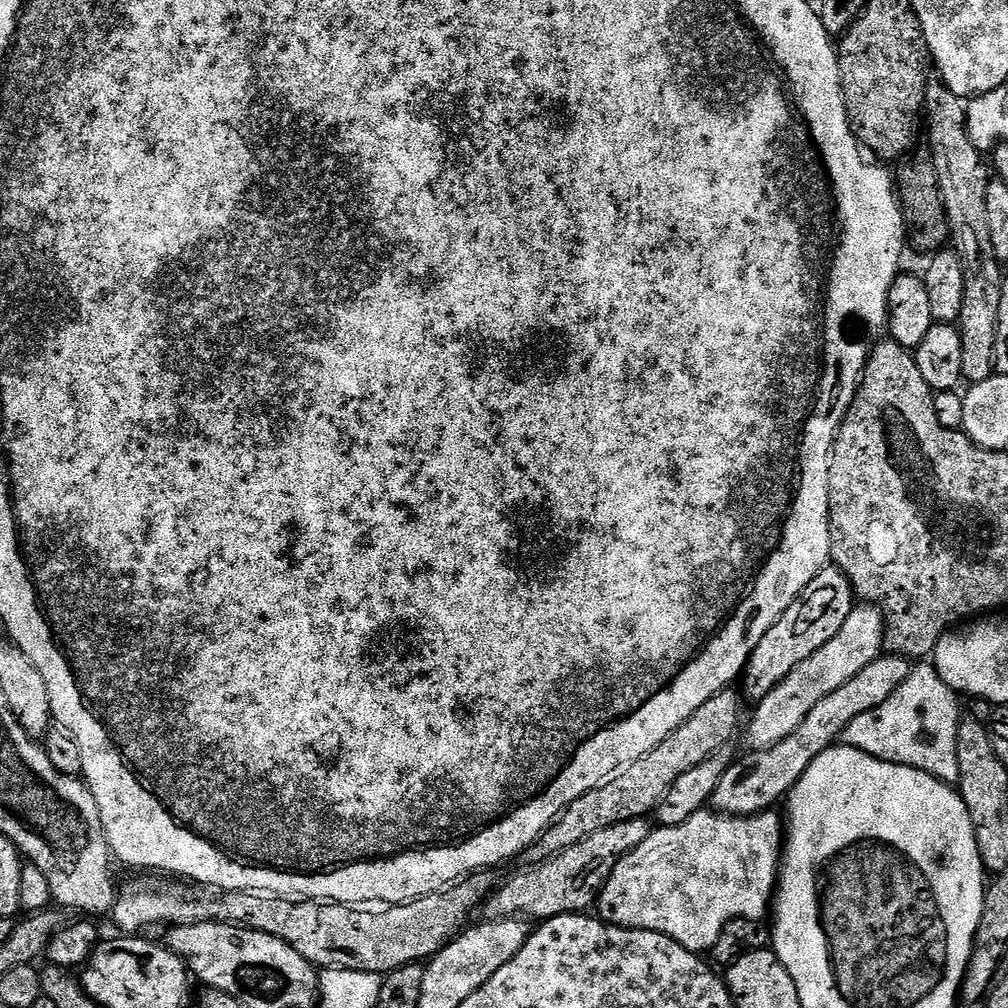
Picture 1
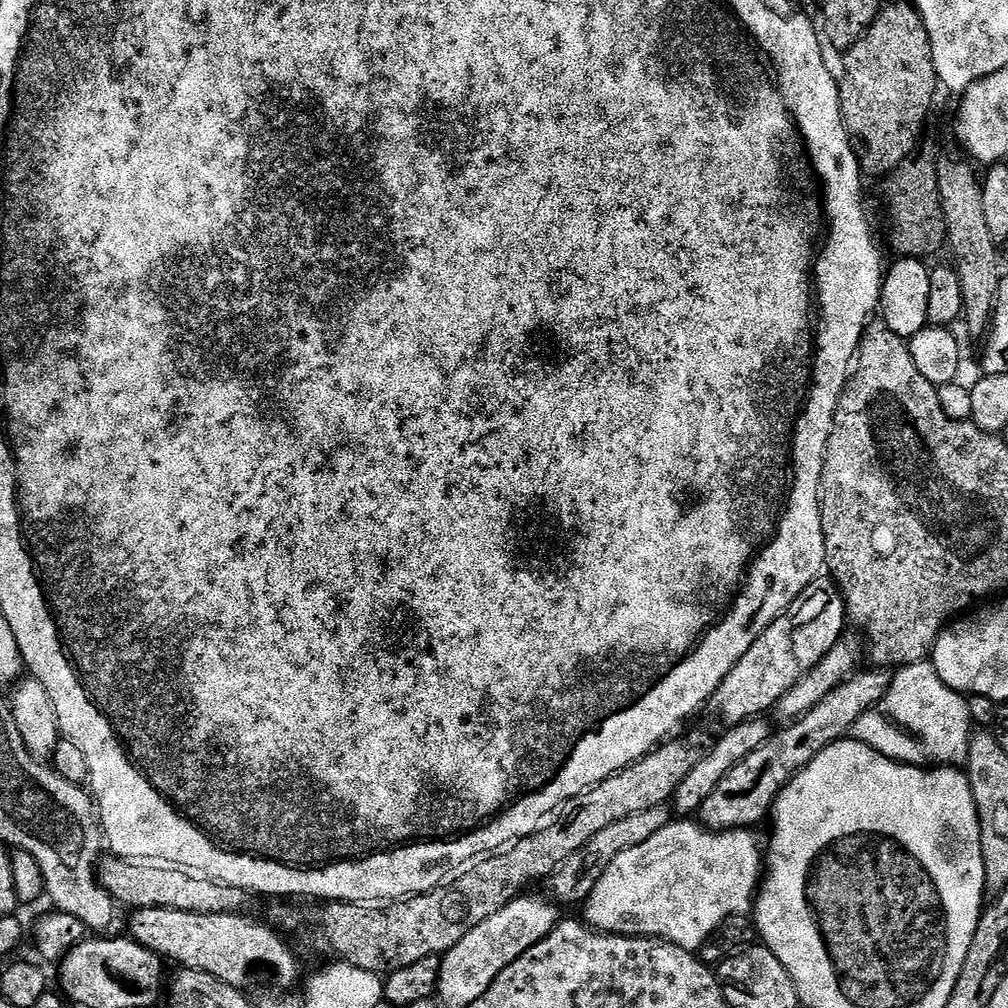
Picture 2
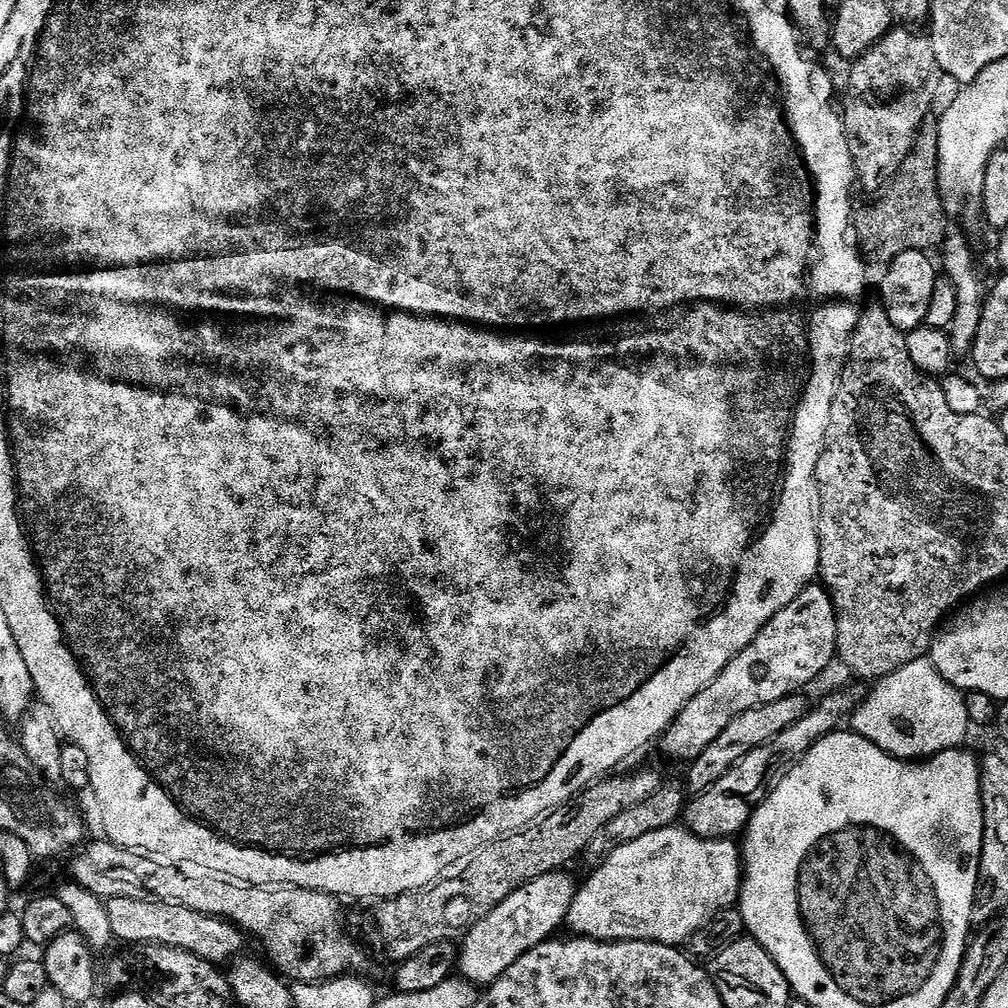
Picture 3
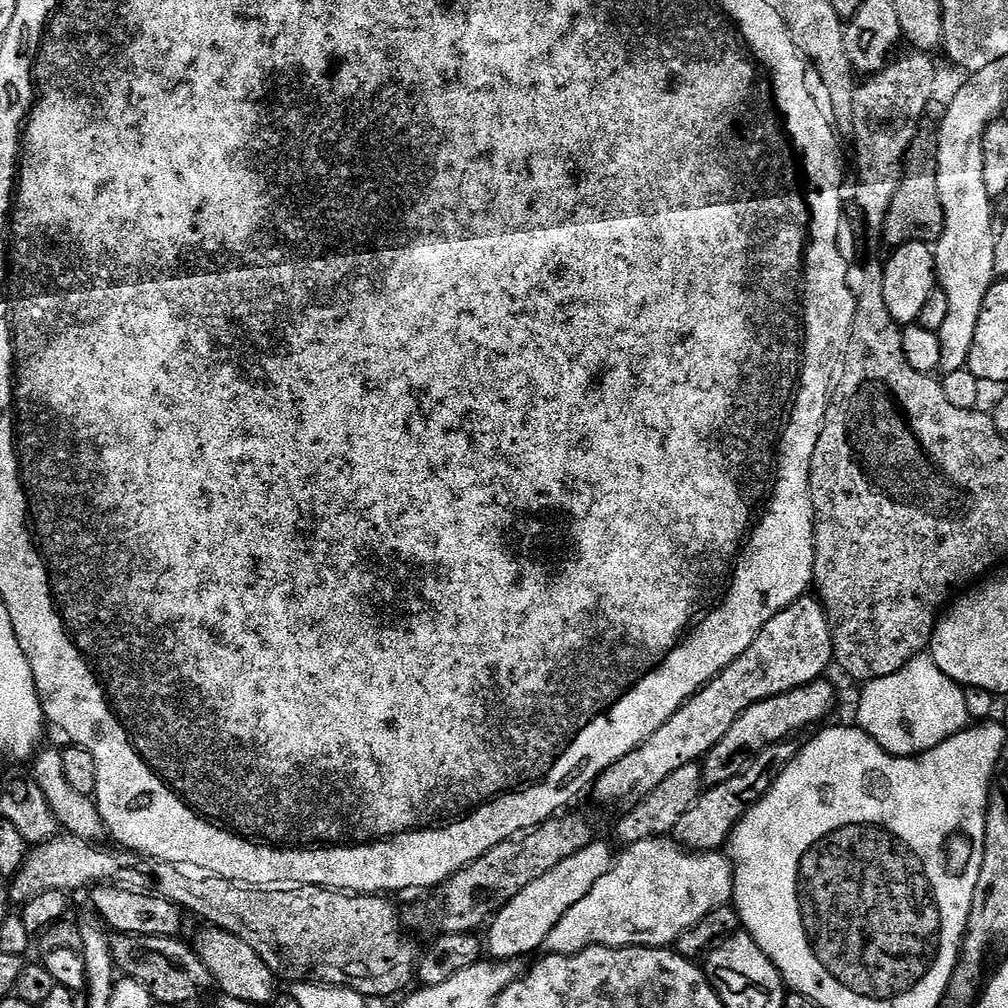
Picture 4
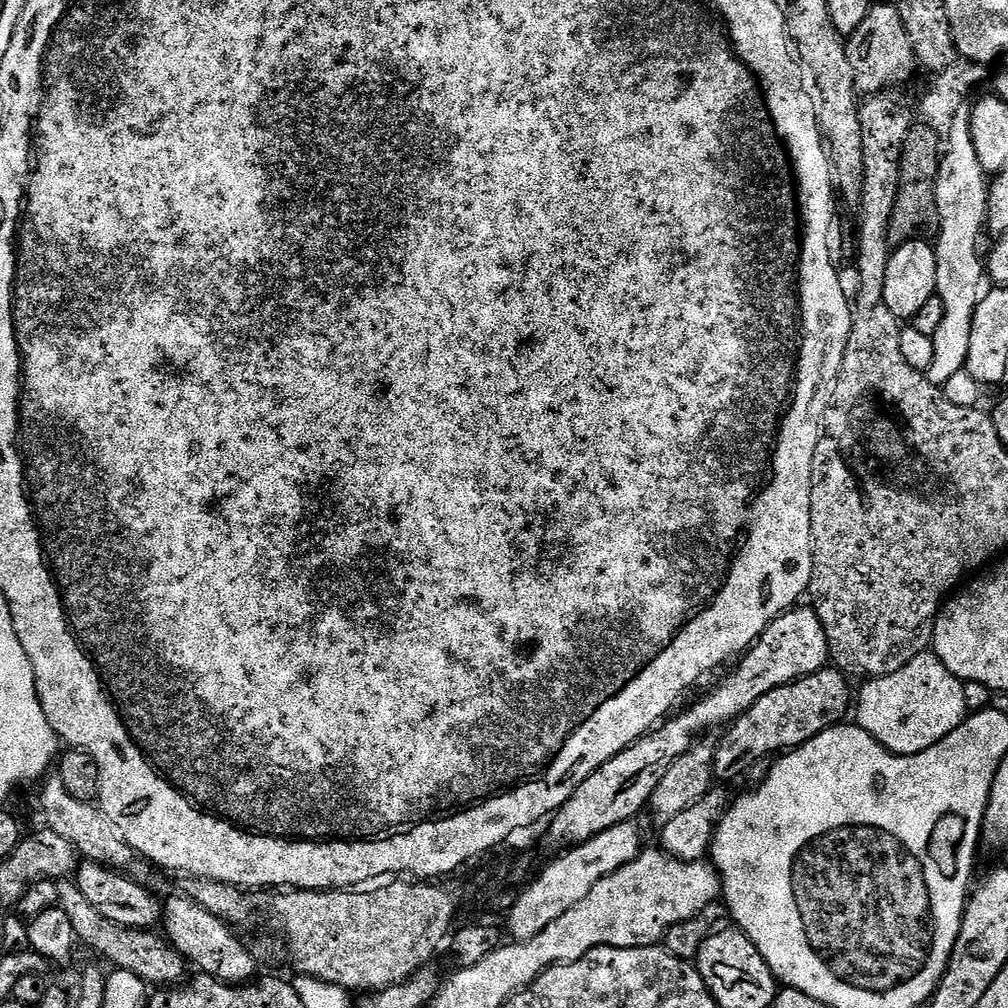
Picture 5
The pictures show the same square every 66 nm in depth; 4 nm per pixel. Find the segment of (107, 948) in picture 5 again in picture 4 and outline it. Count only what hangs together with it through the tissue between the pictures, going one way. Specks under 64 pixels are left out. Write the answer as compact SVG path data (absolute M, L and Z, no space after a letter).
M117 932L109 939L109 944L117 973L134 982L142 982L157 1005L188 1004L198 999L207 988L211 989L213 983L210 970L202 966L195 947L182 941L174 936L138 936Z

